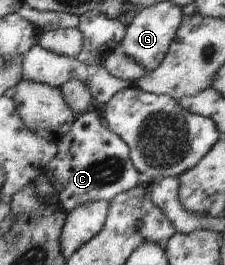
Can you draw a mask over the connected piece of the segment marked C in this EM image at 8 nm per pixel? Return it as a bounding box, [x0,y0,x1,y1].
[44,109,145,211]

